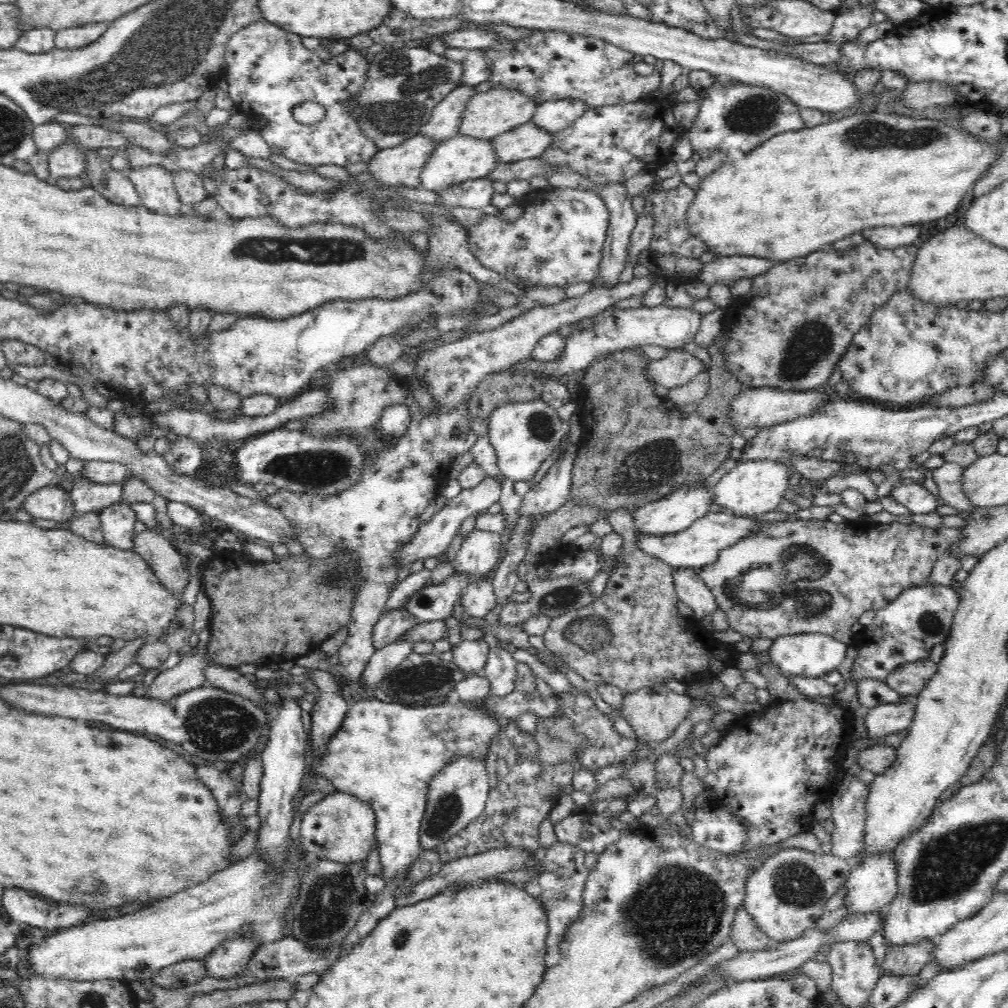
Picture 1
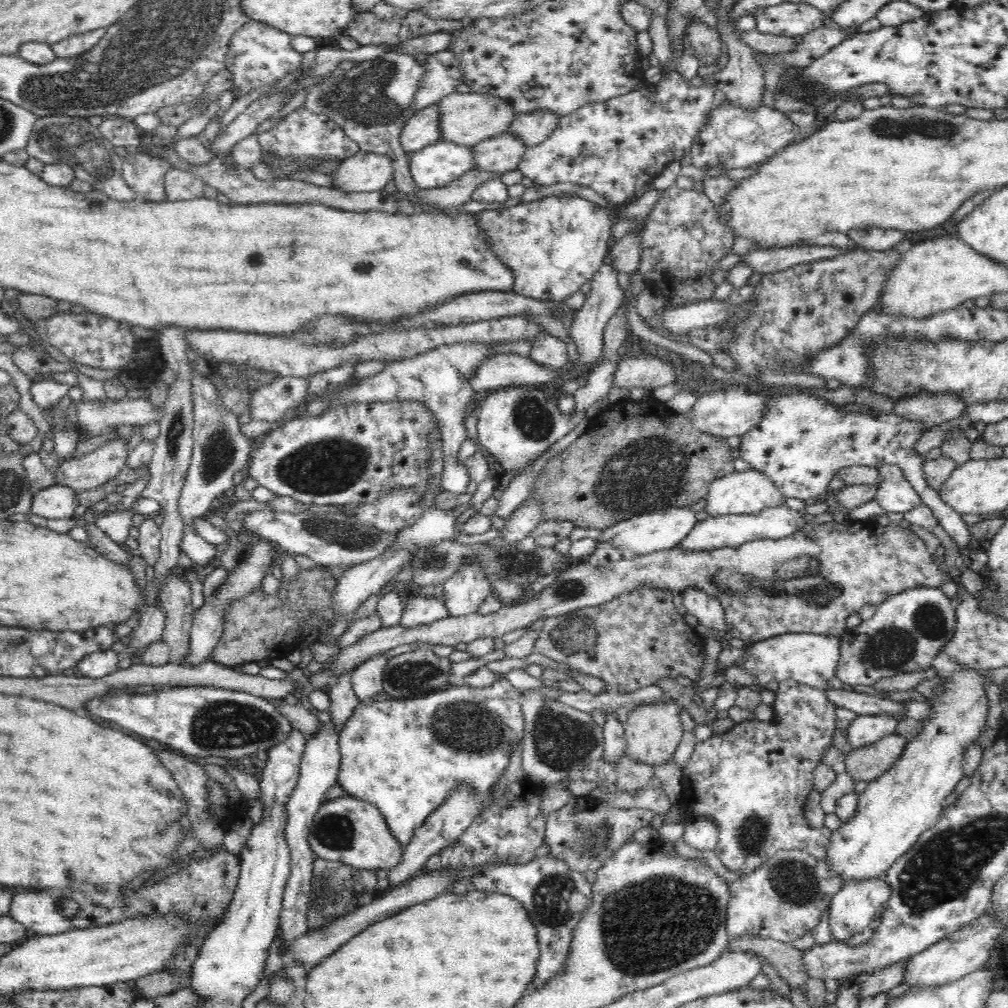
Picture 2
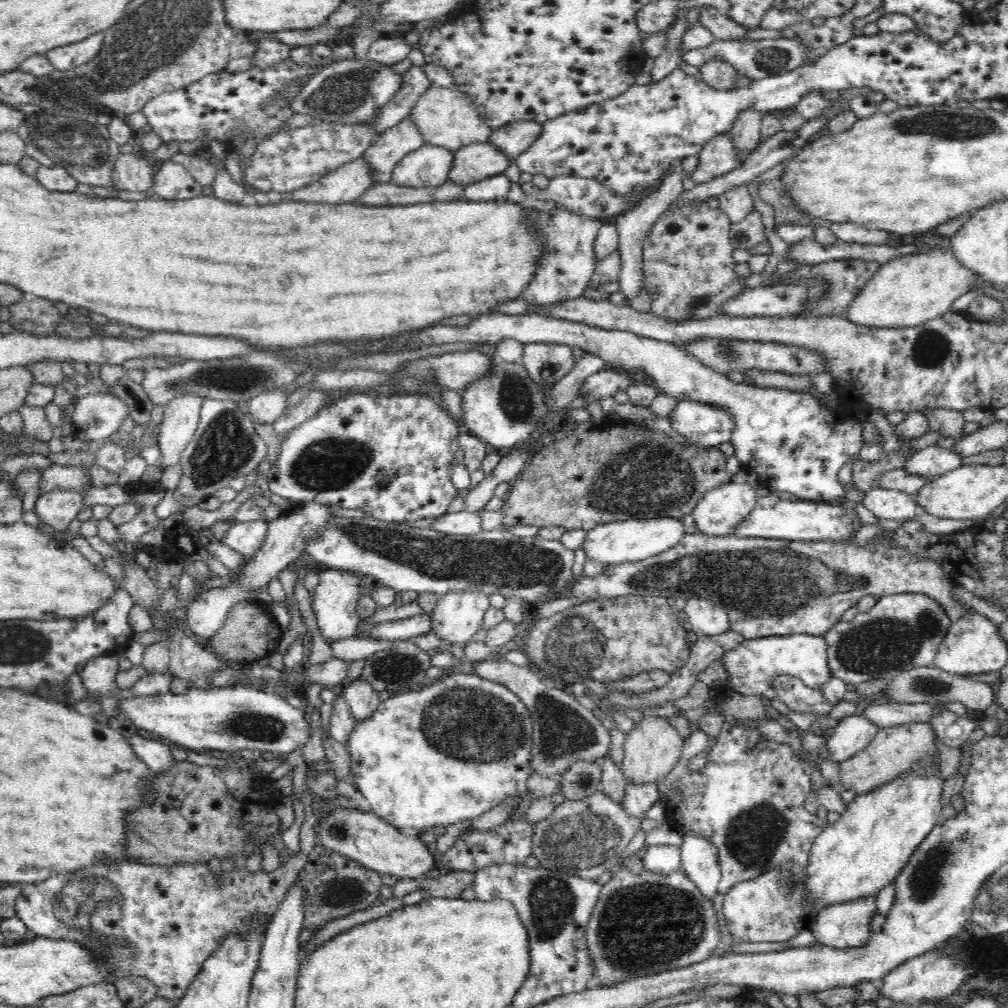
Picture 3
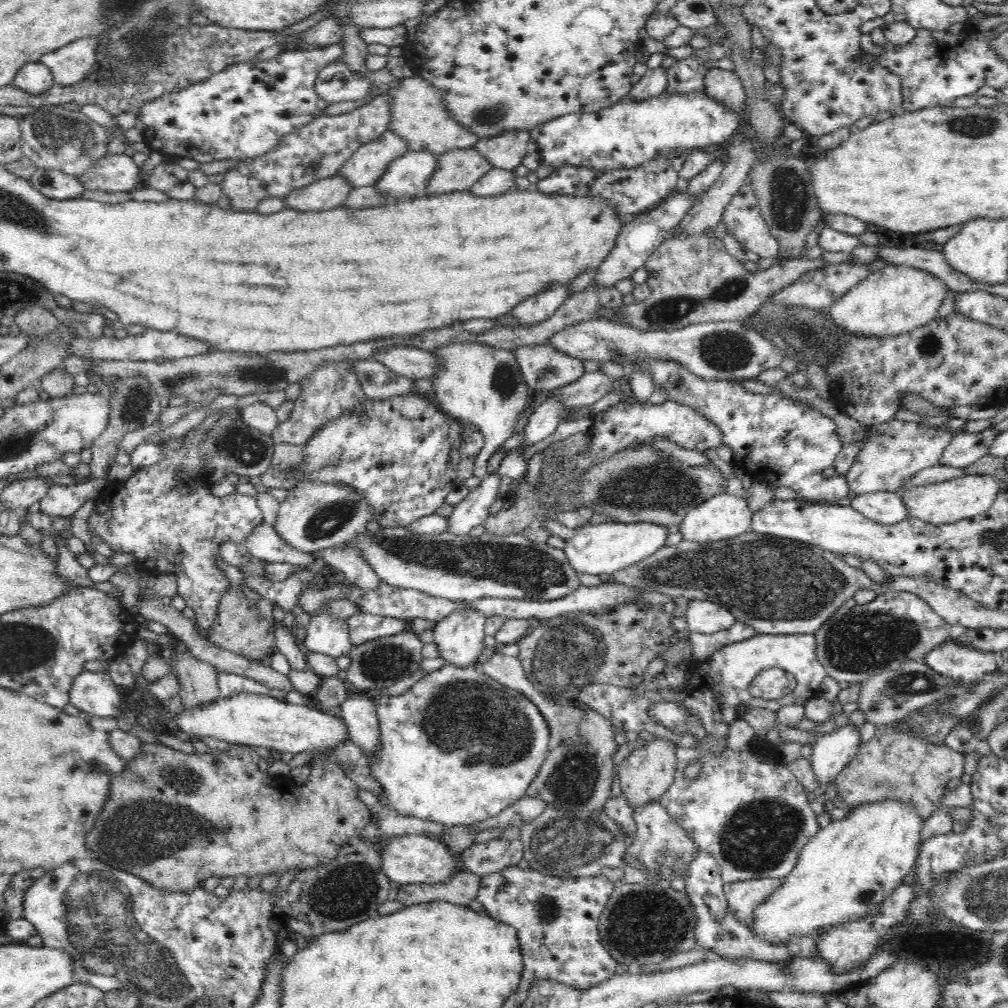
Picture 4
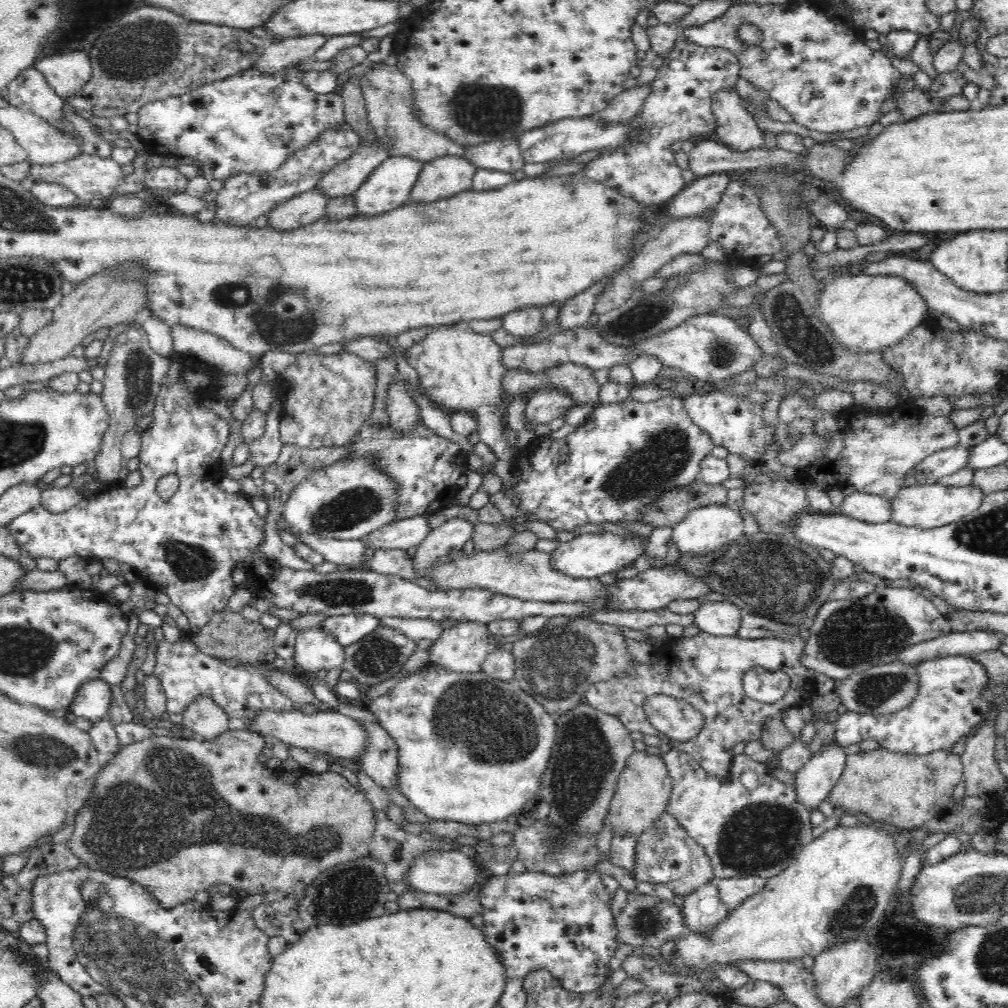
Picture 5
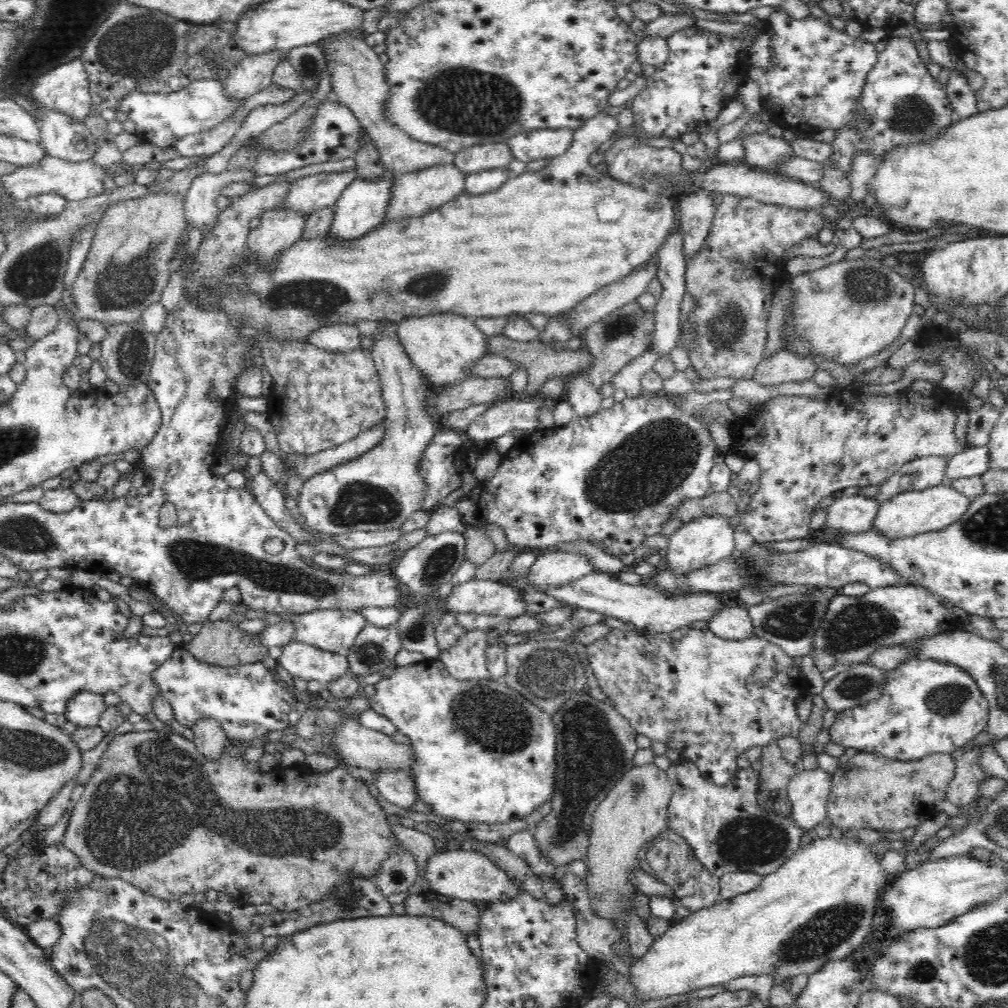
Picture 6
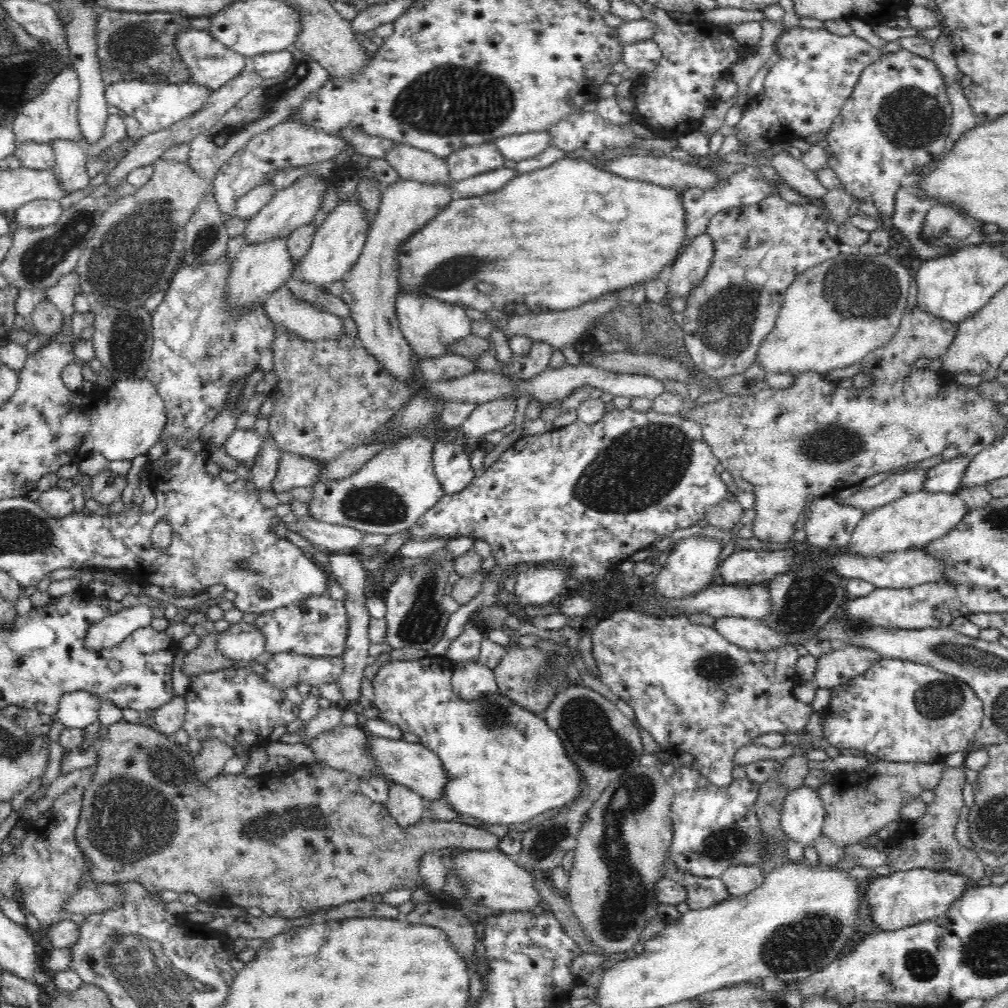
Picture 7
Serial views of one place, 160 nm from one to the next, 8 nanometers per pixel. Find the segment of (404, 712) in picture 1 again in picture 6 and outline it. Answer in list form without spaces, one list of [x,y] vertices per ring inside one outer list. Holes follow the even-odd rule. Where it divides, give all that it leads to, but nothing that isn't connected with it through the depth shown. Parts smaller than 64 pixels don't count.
[[[425,659],[417,664],[401,666],[390,678],[380,679],[375,684],[375,693],[370,698],[371,709],[389,718],[396,731],[408,736],[412,747],[412,762],[408,766],[408,775],[414,783],[416,798],[428,805],[428,812],[437,820],[452,819],[461,822],[481,822],[482,824],[497,824],[522,819],[528,816],[536,807],[545,806],[554,792],[554,776],[556,774],[556,730],[553,716],[544,712],[539,706],[530,702],[525,696],[510,688],[505,681],[492,678],[454,678],[440,659]]]

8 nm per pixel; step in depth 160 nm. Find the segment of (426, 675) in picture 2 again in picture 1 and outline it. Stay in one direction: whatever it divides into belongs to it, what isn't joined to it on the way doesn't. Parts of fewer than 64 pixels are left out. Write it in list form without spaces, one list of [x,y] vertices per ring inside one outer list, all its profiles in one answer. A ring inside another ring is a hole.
[[[435,652],[430,654],[412,653],[400,666],[387,672],[380,682],[380,690],[402,706],[422,706],[436,701],[442,701],[443,698],[454,690],[458,681],[465,679],[466,675],[462,670],[452,664],[452,661],[441,660]]]

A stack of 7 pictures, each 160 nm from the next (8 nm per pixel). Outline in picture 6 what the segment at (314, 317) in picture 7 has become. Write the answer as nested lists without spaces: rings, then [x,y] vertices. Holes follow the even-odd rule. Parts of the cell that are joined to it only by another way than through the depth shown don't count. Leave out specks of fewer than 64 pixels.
[[[330,325],[315,330],[309,344],[329,352],[354,352],[364,350],[361,346],[361,332],[357,325]]]

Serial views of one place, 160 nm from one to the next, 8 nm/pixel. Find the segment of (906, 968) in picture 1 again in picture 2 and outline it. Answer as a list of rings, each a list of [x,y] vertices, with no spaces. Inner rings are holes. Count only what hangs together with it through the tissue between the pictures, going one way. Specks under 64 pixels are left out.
[[[901,961],[884,969],[874,970],[872,974],[866,976],[859,995],[866,998],[866,996],[876,996],[878,992],[888,992],[896,988],[905,982],[906,968],[908,968],[908,961]]]

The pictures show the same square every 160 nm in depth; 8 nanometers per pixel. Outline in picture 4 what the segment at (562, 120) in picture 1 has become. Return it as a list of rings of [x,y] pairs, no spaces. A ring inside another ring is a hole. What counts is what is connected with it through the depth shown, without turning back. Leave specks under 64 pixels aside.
[[[504,130],[494,137],[485,137],[474,147],[479,150],[493,167],[513,171],[527,154],[529,130]]]

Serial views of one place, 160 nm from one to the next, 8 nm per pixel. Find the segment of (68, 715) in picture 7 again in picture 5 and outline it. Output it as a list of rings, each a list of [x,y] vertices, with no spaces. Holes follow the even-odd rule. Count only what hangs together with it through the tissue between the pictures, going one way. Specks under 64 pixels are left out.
[[[101,678],[83,681],[70,706],[78,718],[98,722],[107,716],[113,699],[110,684]]]

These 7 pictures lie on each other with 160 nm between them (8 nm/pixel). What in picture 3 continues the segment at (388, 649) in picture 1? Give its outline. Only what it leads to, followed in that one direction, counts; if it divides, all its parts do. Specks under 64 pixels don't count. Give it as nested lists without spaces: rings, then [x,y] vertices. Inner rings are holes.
[[[361,675],[345,683],[340,690],[347,698],[348,706],[357,721],[370,718],[370,714],[372,714],[372,712],[378,708],[378,704],[380,704],[378,692],[376,692],[374,687]]]

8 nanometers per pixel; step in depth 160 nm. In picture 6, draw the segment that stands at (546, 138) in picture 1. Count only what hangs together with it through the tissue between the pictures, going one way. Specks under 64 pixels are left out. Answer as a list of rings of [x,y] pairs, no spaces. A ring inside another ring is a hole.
[[[455,163],[436,164],[404,175],[399,174],[392,187],[392,198],[385,218],[392,220],[396,216],[422,216],[428,210],[454,200],[456,196],[465,192],[467,176],[468,174],[462,172]]]

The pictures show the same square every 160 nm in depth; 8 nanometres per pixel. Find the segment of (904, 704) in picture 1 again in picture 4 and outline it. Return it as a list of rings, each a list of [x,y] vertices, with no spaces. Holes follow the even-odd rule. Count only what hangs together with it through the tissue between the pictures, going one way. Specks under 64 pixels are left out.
[[[852,722],[826,733],[813,745],[811,763],[816,778],[829,784],[846,768],[862,744],[858,726]]]

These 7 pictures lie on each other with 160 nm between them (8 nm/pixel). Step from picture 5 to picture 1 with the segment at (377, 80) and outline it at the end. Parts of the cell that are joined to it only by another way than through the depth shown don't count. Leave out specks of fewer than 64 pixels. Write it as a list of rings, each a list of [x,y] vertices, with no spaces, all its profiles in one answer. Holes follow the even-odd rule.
[[[492,87],[486,92],[478,92],[468,101],[461,118],[460,133],[476,139],[494,140],[500,134],[526,124],[532,120],[536,109],[540,106],[533,98],[515,88]]]

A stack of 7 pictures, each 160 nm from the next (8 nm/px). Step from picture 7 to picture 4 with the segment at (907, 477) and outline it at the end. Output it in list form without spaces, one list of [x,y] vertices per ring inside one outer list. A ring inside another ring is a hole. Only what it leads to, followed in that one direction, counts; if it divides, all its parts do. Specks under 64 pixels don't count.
[[[995,428],[974,433],[957,432],[941,458],[942,467],[966,468],[989,453],[992,442],[1000,434]]]

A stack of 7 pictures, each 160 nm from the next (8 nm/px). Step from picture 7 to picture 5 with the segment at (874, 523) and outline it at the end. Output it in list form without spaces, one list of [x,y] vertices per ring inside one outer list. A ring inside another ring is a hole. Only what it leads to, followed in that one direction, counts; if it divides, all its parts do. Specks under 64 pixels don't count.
[[[937,483],[904,487],[891,500],[891,520],[904,526],[928,529],[946,526],[978,510],[983,503],[983,496],[984,491],[974,484],[958,487]]]

